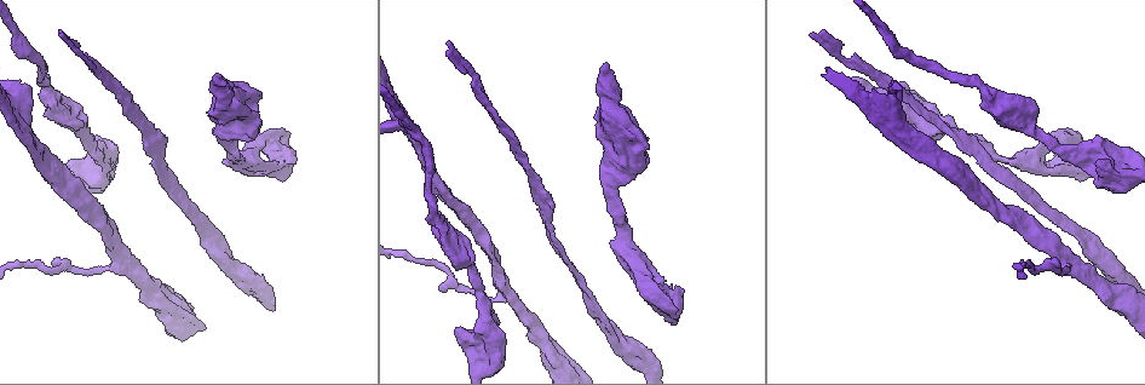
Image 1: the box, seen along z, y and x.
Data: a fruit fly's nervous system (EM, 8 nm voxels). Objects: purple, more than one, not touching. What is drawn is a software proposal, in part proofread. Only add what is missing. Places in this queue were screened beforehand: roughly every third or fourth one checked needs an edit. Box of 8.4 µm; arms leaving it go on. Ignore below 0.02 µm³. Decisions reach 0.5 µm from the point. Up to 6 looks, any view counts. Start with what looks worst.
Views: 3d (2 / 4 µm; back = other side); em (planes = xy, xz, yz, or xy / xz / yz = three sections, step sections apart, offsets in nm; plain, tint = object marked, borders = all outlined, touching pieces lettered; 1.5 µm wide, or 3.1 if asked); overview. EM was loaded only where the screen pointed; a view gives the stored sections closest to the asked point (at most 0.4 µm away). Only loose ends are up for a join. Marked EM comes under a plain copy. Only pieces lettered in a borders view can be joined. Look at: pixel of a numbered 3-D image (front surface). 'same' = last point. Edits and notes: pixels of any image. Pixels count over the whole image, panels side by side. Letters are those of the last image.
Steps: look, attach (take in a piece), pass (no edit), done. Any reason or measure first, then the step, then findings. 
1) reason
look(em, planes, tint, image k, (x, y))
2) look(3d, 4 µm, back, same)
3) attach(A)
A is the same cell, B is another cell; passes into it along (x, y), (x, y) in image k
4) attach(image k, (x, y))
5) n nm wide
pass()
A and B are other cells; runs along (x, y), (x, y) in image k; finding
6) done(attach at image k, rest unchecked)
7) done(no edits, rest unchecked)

long arm stops here
look(3d, 4 µm, image 1, (812, 33))

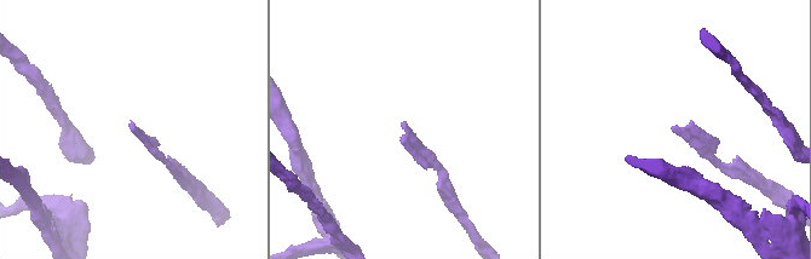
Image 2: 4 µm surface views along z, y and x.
shape alone is not enough
look(em, xy, step 8, borders, image 2, (673, 126))

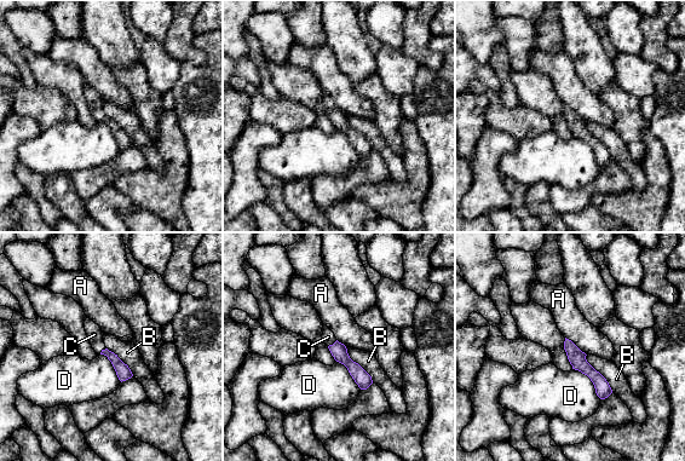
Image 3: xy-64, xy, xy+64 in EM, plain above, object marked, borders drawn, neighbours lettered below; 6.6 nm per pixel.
look(em, planes, borders, same)

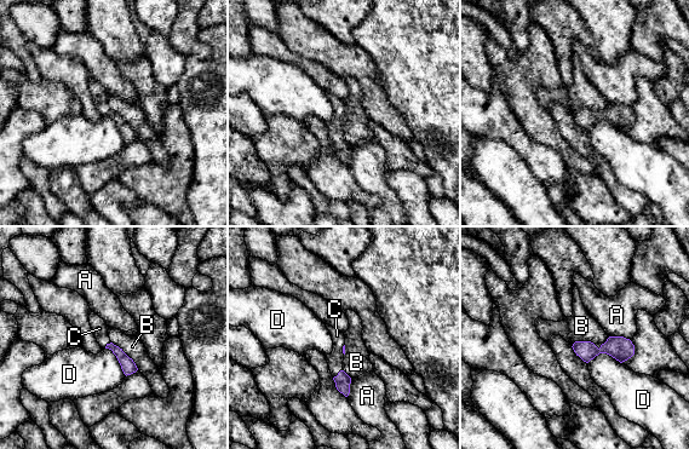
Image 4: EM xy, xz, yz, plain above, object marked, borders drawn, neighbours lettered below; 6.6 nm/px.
attach(C)
C is the same cell, A, B and D are other cells; passes into it along (343, 380), (338, 374), (334, 360) in image 4; it goes on there

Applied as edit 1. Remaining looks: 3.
stops while still wide
look(3d, 2 µm, image 1, (221, 77))

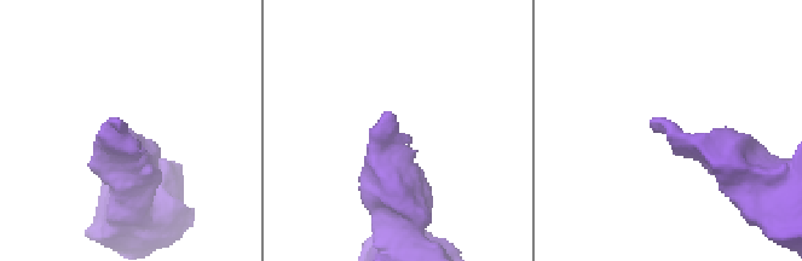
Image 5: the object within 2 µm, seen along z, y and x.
look(em, planes, borders, image 5, (390, 112))

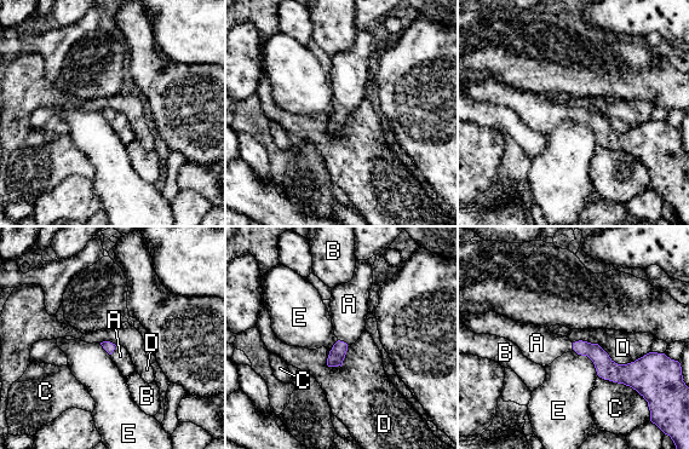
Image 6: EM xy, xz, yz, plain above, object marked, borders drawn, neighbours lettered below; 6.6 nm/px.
attach(A)
A is the same cell, B, C, D and E are other cells; passes into it along (108, 346), (114, 349), (120, 356) in image 6; it goes on there

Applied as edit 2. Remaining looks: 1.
done(attach at image 4, attach at image 6, rest unchecked)

